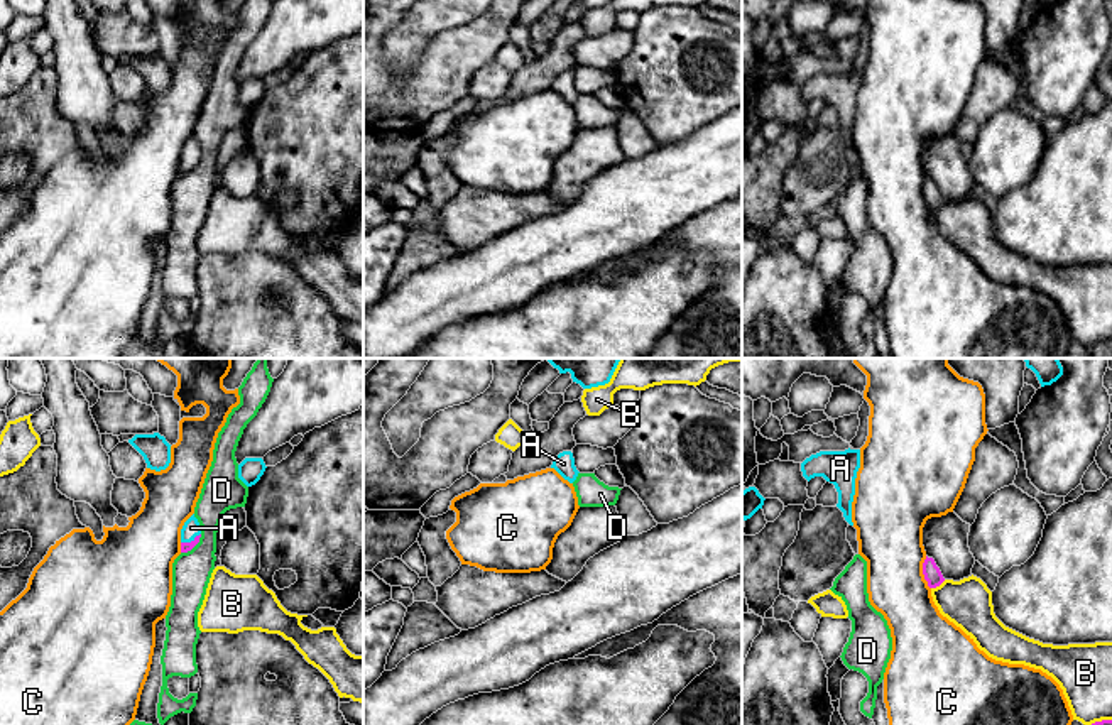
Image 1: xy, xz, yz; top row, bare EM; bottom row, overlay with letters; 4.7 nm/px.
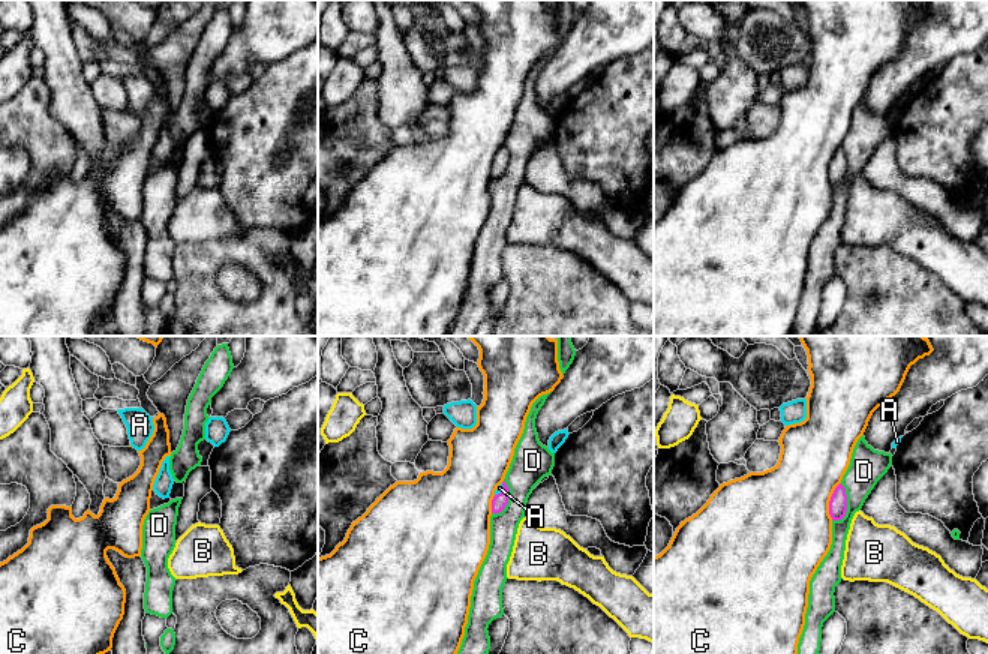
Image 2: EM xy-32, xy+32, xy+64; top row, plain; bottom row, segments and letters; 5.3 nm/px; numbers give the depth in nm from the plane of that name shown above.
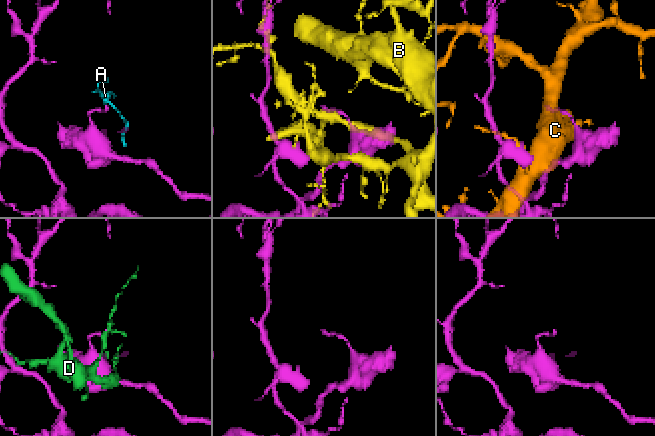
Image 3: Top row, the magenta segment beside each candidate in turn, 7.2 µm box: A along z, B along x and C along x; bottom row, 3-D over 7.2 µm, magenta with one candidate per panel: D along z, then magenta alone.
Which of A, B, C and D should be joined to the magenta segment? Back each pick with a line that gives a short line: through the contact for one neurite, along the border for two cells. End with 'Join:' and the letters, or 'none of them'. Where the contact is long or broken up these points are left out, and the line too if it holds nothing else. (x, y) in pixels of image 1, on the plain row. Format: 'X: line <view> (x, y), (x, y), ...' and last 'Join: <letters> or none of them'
A: line xy (185, 168), (191, 163), (191, 149)
Join: A

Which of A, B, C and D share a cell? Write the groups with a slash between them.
A / B / C / D

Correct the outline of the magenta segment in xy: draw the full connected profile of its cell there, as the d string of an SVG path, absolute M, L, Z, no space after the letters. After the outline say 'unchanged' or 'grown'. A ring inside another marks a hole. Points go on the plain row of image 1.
M194 135L184 144L181 150L181 174L191 172L201 159L201 147Z; grown

